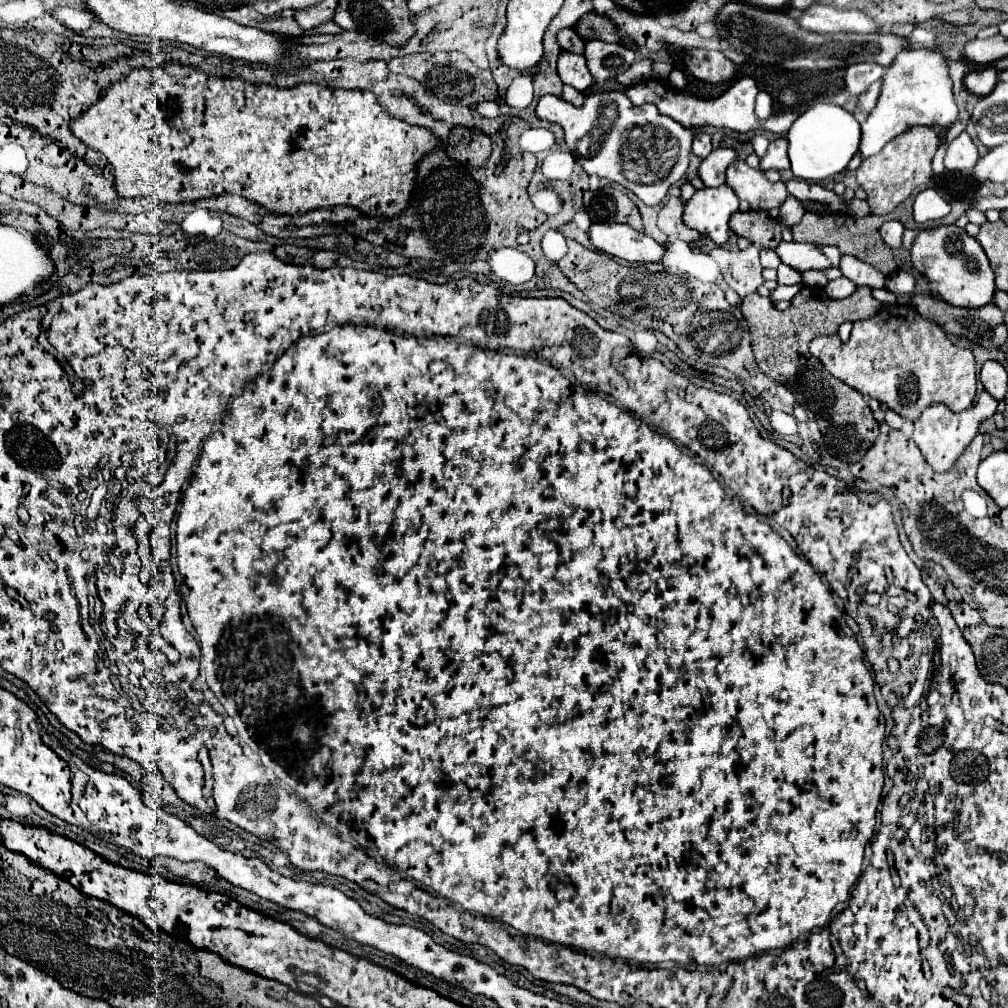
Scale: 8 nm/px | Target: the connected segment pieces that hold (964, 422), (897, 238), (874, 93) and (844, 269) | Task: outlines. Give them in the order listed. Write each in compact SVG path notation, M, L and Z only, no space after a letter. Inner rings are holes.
M983 391L977 402L974 402L969 409L958 413L951 413L945 405L935 405L931 409L925 409L923 415L915 421L913 441L919 445L927 463L937 473L943 473L943 471L951 469L951 465L955 463L959 453L965 449L965 445L969 445L969 441L972 441L975 435L979 433L983 419L991 417L995 413L995 409L997 409L997 399L993 399L987 391Z
M885 221L881 229L879 229L879 235L881 239L893 247L893 249L901 249L901 235L903 235L903 225L897 223L897 221Z
M881 79L875 81L875 83L873 83L873 85L859 97L859 101L857 101L857 113L867 115L867 113L875 107L877 97L879 97L879 89L881 89Z
M843 255L839 269L843 277L847 277L858 286L868 286L872 289L880 289L885 285L885 276L875 271L871 265L859 261L853 255ZM877 279L877 281L875 280Z

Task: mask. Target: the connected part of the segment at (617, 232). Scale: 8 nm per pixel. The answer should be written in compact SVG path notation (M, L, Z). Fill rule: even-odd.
M593 223L589 227L589 241L595 249L625 261L659 263L665 253L665 247L649 235L617 223Z

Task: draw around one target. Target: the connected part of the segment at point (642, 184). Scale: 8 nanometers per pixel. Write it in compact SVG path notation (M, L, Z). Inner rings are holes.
M623 91L587 95L581 107L571 105L561 97L545 95L537 105L537 117L555 123L565 131L567 149L589 177L607 177L633 191L645 205L659 205L667 195L667 189L687 171L695 129L687 129L675 119L661 115L653 103L641 107L633 105ZM589 135L591 141L583 153L579 145Z

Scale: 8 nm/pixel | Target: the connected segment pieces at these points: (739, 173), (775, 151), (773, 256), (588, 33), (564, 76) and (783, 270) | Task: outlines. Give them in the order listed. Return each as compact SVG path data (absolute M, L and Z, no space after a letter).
M733 161L727 169L727 185L733 187L741 205L739 211L769 211L781 207L787 197L783 181L771 183L763 171L751 169L745 161Z
M779 137L779 139L773 139L769 143L769 149L765 153L765 157L761 159L761 169L777 169L777 171L783 171L783 169L789 169L789 157L787 157L787 139L785 137Z
M761 247L761 265L769 267L769 269L777 269L781 265L781 259L777 257L777 253L773 249Z
M593 11L579 19L579 23L575 25L575 31L585 41L589 41L589 39L599 39L605 43L617 43L619 41L619 33L617 33L615 25L607 17L601 17Z
M561 51L559 59L557 59L557 69L559 69L559 77L565 85L575 87L577 91L585 91L591 83L593 77L587 69L585 57L579 53L571 53L571 51Z
M781 265L777 269L777 283L779 285L797 285L799 281L801 281L801 275L795 269L791 269L787 265Z

